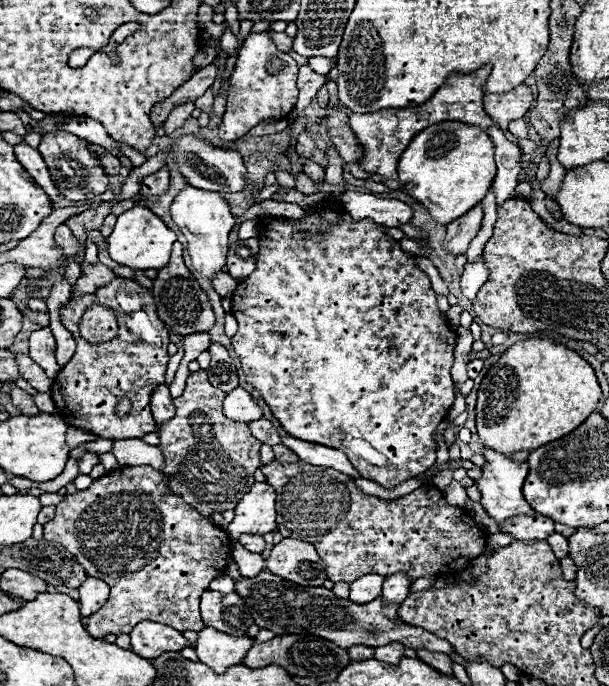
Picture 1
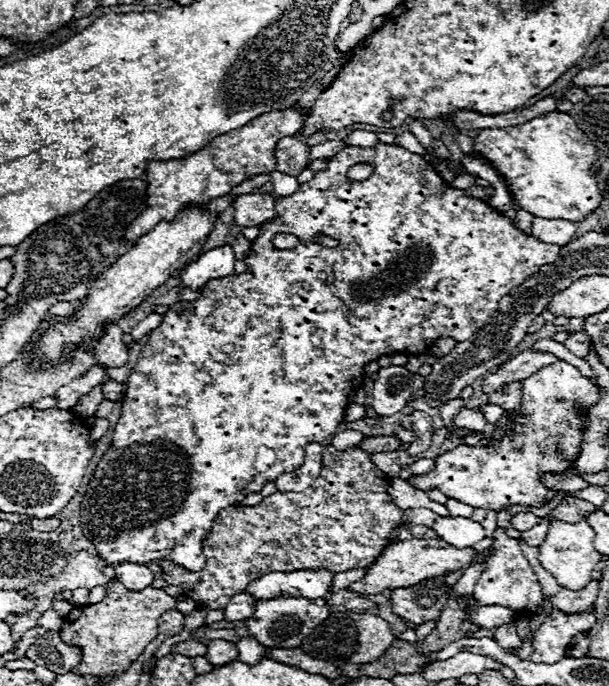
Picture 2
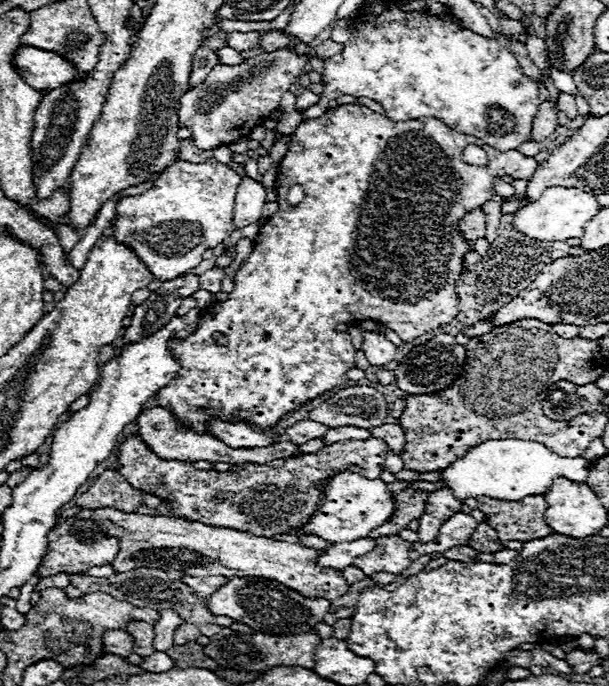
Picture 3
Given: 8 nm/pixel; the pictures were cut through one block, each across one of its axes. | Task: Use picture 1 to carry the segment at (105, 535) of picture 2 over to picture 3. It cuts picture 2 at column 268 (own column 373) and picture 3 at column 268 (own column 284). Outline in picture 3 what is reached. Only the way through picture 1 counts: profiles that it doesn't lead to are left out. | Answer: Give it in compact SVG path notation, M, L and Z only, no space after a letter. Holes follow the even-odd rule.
M344 104L338 106L334 110L328 110L326 114L322 114L320 118L312 118L312 120L304 120L296 132L292 134L292 144L288 146L288 152L284 154L282 162L278 164L278 178L276 178L276 192L278 192L278 204L280 210L266 220L266 224L260 228L256 240L254 240L254 248L250 252L250 256L246 258L246 262L238 268L236 276L234 276L234 290L228 294L228 300L224 302L214 302L206 308L202 308L200 312L200 322L196 326L196 330L186 336L184 340L170 340L170 352L174 356L174 360L178 360L182 364L180 372L174 376L174 380L170 380L170 384L166 384L166 388L162 388L160 392L156 392L156 400L162 408L168 408L176 420L180 420L182 424L186 424L190 430L194 430L196 434L208 434L208 428L204 426L204 422L208 418L218 418L218 420L230 420L230 422L252 422L264 430L274 428L286 414L294 412L296 408L304 406L308 400L314 400L316 396L342 386L344 382L348 382L346 372L350 368L356 368L356 348L350 340L348 332L334 332L336 324L360 324L366 320L374 320L378 324L384 324L386 328L394 330L404 342L412 342L418 336L426 334L428 330L440 328L444 324L450 324L456 316L458 316L458 304L460 298L456 294L456 280L462 274L464 268L464 258L466 254L472 250L472 242L462 238L460 230L458 230L458 222L472 212L474 208L482 206L484 202L492 200L492 196L496 194L492 188L492 180L496 176L512 176L514 180L528 180L532 176L532 172L536 170L536 160L522 156L518 150L508 150L508 152L498 152L494 148L490 148L488 144L484 144L480 138L474 136L466 136L460 132L454 132L452 128L448 128L442 120L438 118L418 118L418 120L406 120L406 122L394 122L384 114L372 112L370 108L362 106L362 104ZM468 144L476 144L480 148L486 150L488 154L488 166L470 166L462 160L462 150ZM300 184L304 190L304 200L290 208L286 202L286 194L288 190ZM220 332L226 336L226 344L220 346L214 340L214 334Z

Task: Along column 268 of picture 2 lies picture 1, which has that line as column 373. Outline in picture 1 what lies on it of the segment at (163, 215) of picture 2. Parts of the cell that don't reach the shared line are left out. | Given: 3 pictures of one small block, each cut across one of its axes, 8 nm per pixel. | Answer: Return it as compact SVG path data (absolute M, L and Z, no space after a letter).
M484 64L484 68L478 68L476 72L470 74L452 74L436 92L430 100L424 104L412 106L412 108L384 108L380 112L370 112L370 114L350 114L350 126L360 144L364 146L364 158L360 162L360 168L370 172L370 174L380 174L384 176L384 184L392 190L402 190L402 184L398 182L396 166L398 158L404 152L404 148L410 144L410 140L416 136L416 132L428 128L430 124L438 124L444 120L458 120L466 122L472 126L480 128L490 128L498 126L486 112L484 112L484 80L490 76L492 64Z

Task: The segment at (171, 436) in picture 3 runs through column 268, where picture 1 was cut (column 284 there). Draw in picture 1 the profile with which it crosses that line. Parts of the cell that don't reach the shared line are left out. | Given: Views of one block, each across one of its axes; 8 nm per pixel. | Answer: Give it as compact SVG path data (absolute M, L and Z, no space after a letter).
M282 444L274 446L272 450L274 450L274 454L276 454L276 460L280 460L280 462L298 462L298 460L300 460L290 448L284 448Z

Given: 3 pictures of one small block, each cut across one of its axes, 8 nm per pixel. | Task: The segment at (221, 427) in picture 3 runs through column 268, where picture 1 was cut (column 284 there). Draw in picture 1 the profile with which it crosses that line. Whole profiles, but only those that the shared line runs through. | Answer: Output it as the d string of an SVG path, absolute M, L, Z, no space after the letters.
M286 436L282 440L282 444L286 448L292 448L292 452L296 452L300 456L300 460L306 462L306 464L324 466L324 468L336 468L338 472L344 472L350 478L360 478L360 474L352 468L348 456L344 456L344 452L340 452L336 448L304 442L304 440L298 440L298 438L292 438L292 436Z

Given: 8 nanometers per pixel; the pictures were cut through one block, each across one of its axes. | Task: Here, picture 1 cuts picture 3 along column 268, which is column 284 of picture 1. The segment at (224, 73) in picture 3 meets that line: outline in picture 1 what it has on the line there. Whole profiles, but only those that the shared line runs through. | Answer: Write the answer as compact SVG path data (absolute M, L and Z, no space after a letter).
M268 30L264 32L250 32L244 44L240 46L236 68L230 76L230 90L228 90L228 104L224 112L224 120L220 124L220 138L230 142L244 136L250 128L254 128L262 120L280 120L286 116L298 98L296 88L296 74L298 66L290 54L280 52Z

